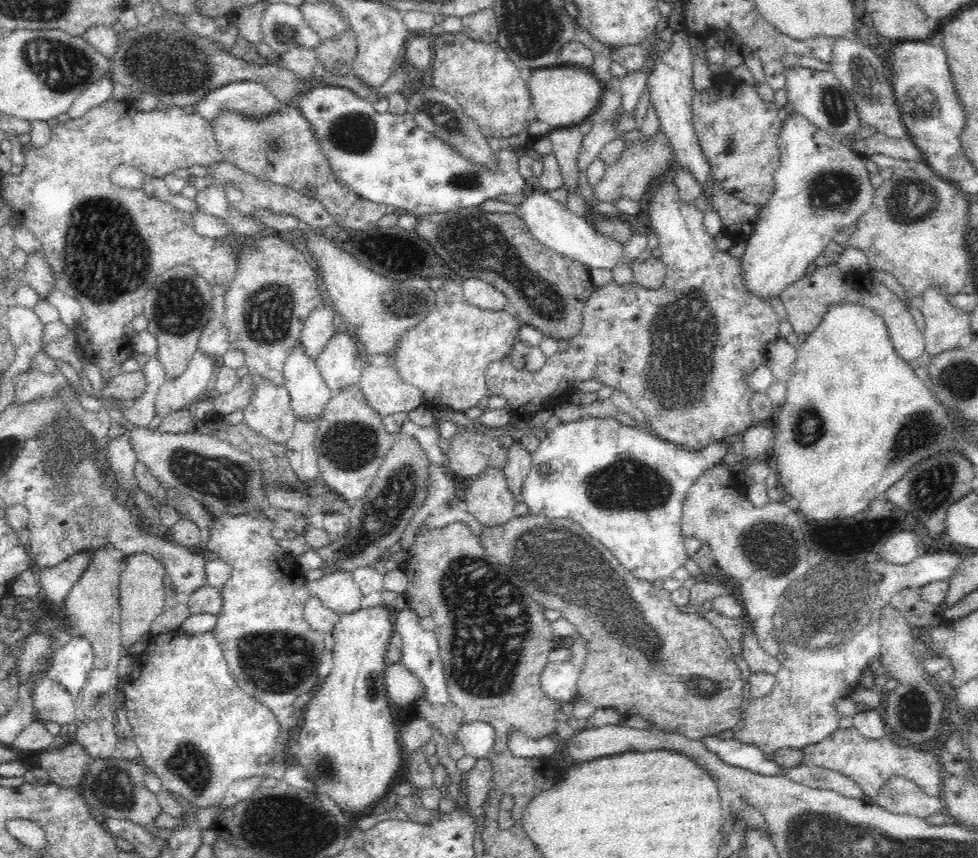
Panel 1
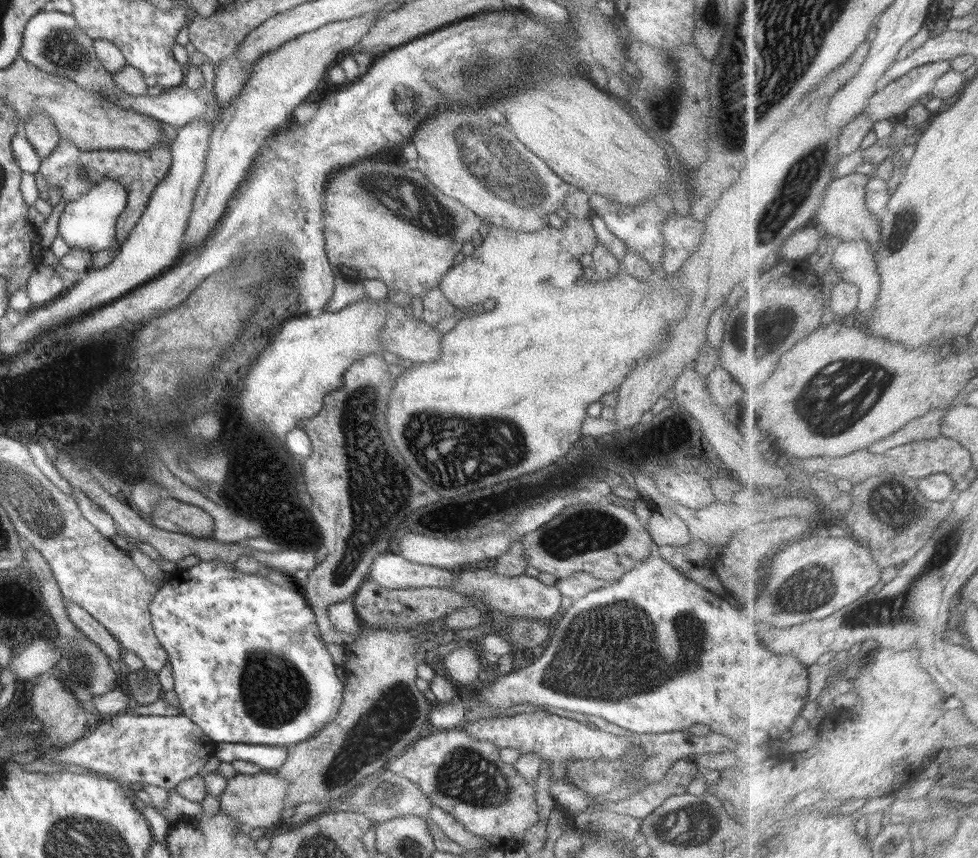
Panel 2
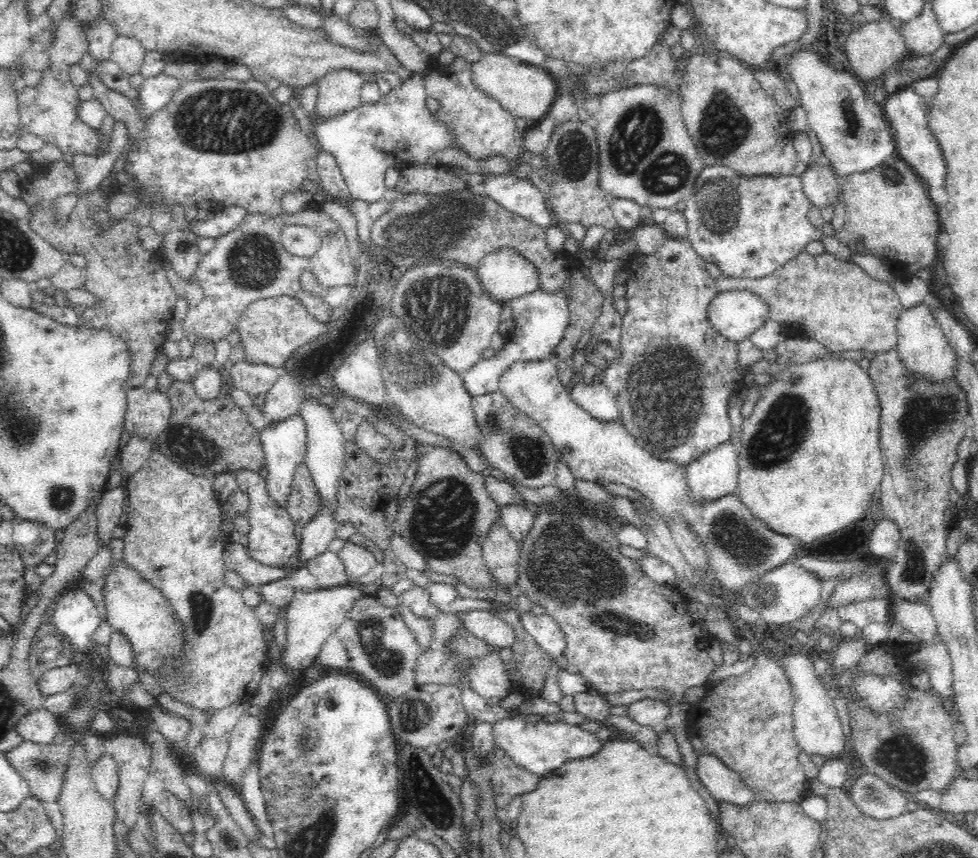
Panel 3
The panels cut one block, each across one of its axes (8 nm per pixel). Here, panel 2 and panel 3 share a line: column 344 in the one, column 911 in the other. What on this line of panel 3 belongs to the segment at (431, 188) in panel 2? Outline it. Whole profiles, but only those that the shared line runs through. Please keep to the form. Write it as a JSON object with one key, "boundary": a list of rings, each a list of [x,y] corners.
{"boundary":[[[896,158],[868,172],[846,175],[842,179],[844,225],[842,230],[836,231],[835,237],[852,247],[860,240],[874,256],[914,266],[914,272],[920,268],[929,270],[938,254],[938,204],[930,198],[916,171]]]}

